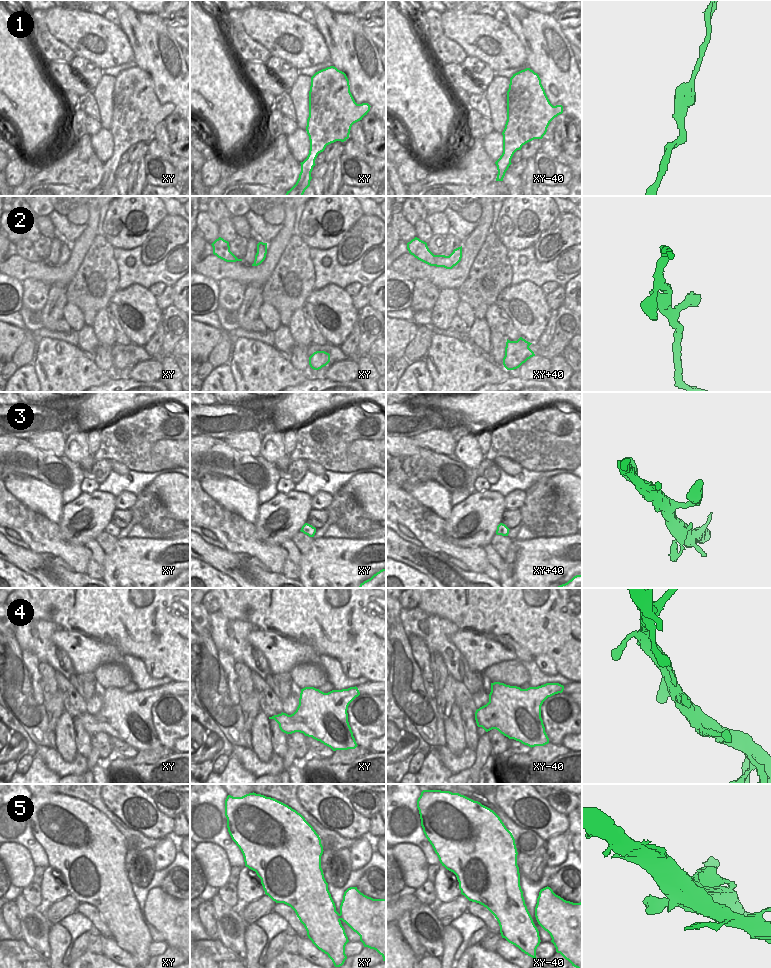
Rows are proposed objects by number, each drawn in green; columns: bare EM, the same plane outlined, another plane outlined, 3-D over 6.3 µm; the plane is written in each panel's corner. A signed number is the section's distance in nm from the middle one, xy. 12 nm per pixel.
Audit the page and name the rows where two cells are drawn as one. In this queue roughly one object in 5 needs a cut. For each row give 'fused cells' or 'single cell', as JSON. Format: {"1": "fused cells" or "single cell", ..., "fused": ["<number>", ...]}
{"1": "single cell", "2": "single cell", "3": "single cell", "4": "single cell", "5": "single cell", "fused": []}

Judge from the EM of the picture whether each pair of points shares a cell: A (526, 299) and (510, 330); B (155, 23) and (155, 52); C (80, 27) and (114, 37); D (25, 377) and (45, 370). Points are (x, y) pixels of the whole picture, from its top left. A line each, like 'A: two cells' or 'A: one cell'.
A: two cells
B: one cell
C: one cell
D: two cells

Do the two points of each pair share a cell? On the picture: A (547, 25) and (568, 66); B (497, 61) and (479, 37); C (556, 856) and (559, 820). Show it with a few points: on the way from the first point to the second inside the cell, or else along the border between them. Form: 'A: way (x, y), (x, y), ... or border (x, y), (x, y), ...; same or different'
A: way (547, 35), (547, 45), (558, 56); same
B: way (497, 55), (485, 43); same
C: border (567, 833), (554, 834), (546, 840); different

